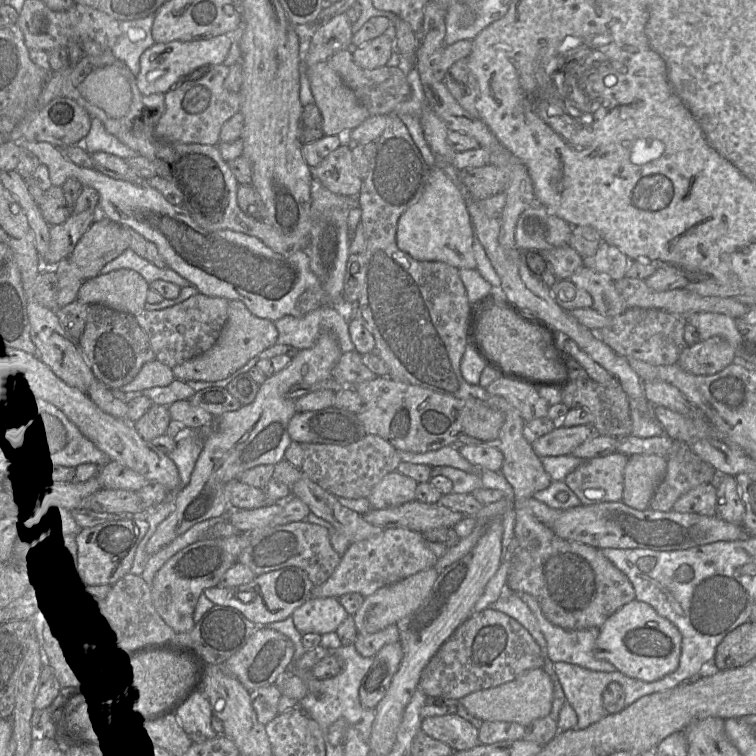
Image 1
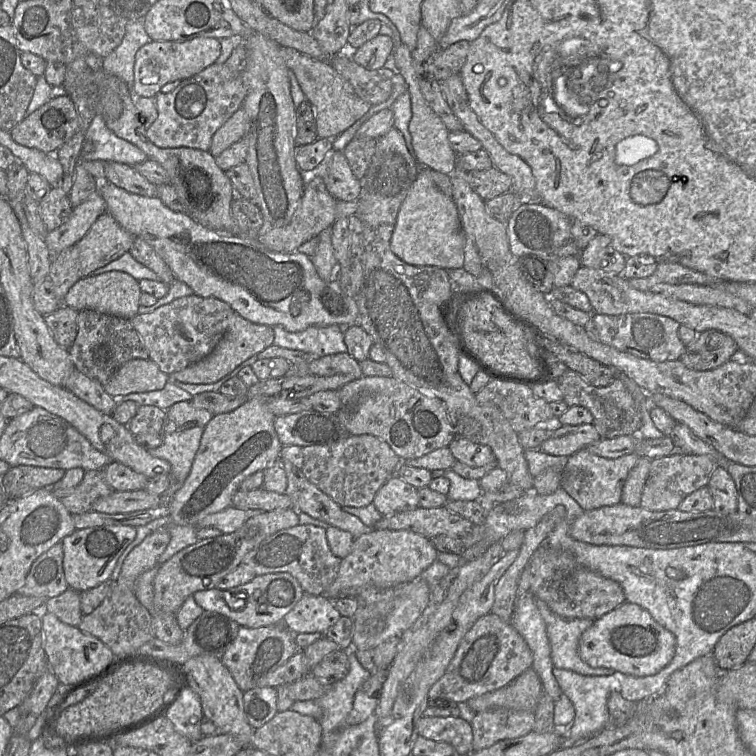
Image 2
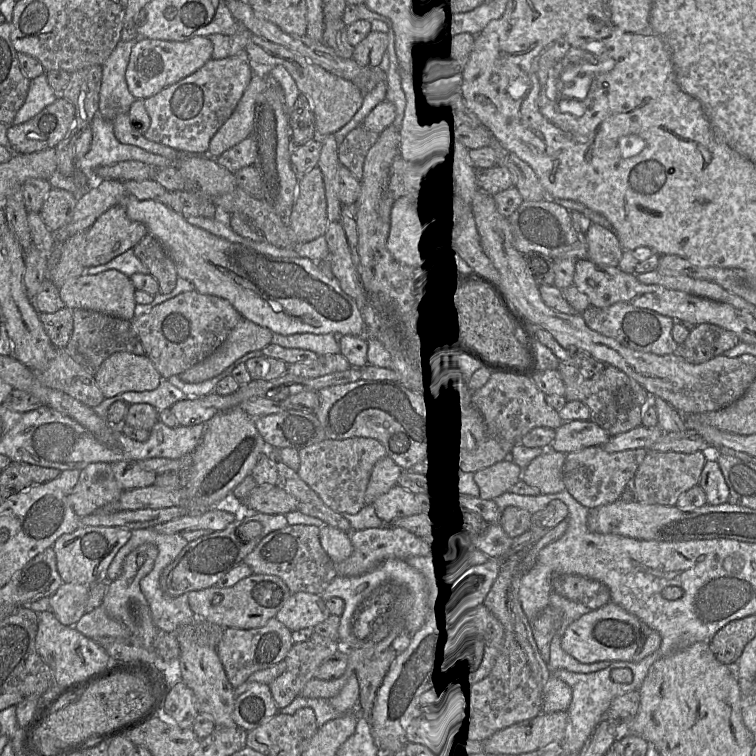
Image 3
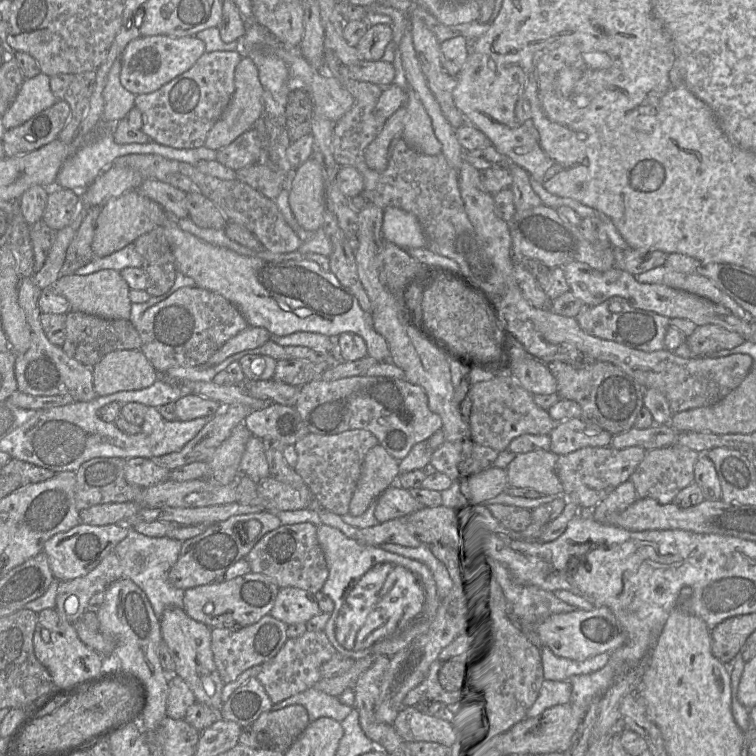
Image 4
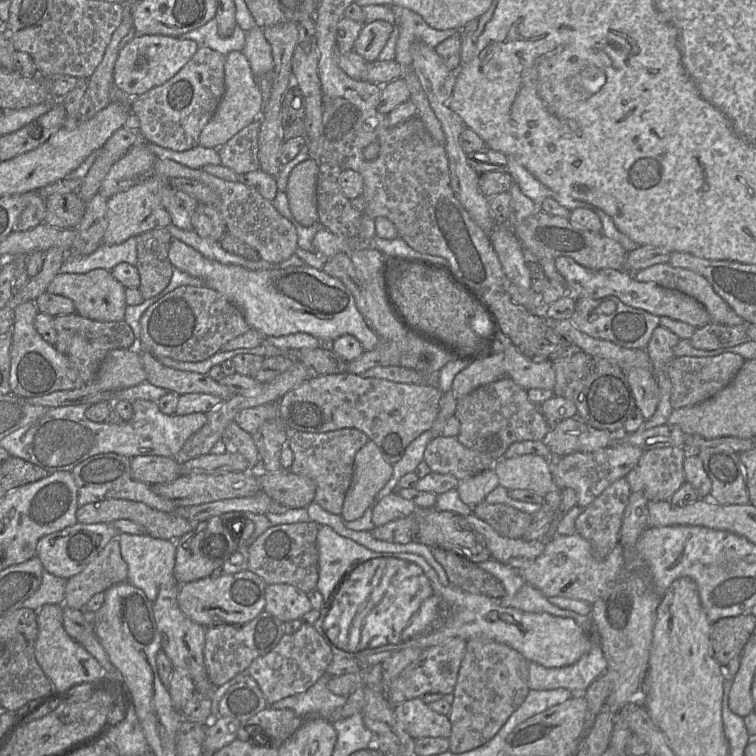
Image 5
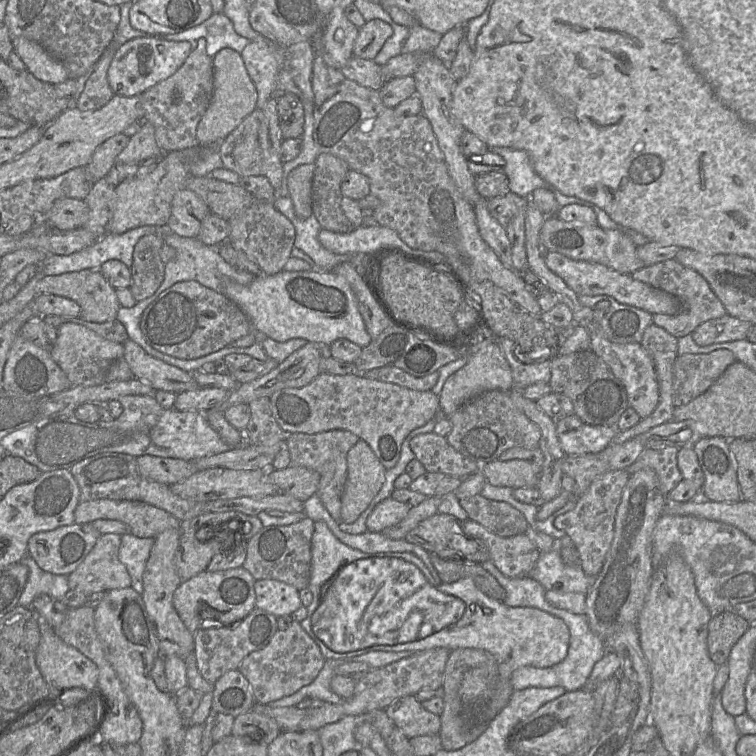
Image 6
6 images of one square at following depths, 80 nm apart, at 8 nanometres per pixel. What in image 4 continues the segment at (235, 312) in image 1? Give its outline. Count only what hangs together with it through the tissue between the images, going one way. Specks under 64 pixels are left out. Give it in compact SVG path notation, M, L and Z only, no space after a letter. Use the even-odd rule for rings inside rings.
M248 325L244 330L225 342L209 357L206 363L199 365L199 367L218 365L233 354L260 347L270 339L270 335L271 333L265 328Z

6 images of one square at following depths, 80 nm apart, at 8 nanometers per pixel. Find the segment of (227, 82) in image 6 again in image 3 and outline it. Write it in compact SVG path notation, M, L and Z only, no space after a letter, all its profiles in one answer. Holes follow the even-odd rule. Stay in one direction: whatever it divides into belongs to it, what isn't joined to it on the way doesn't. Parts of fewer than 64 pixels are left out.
M253 73L234 110L213 135L209 143L209 154L217 158L224 151L249 137L255 114L255 104L266 87L266 75Z

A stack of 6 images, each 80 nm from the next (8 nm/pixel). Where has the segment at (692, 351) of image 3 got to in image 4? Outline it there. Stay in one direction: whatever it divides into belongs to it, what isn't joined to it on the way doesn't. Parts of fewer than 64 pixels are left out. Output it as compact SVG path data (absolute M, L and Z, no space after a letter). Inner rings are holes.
M711 324L697 326L694 332L686 338L689 349L697 357L705 357L713 352L732 349L745 341L737 332Z

